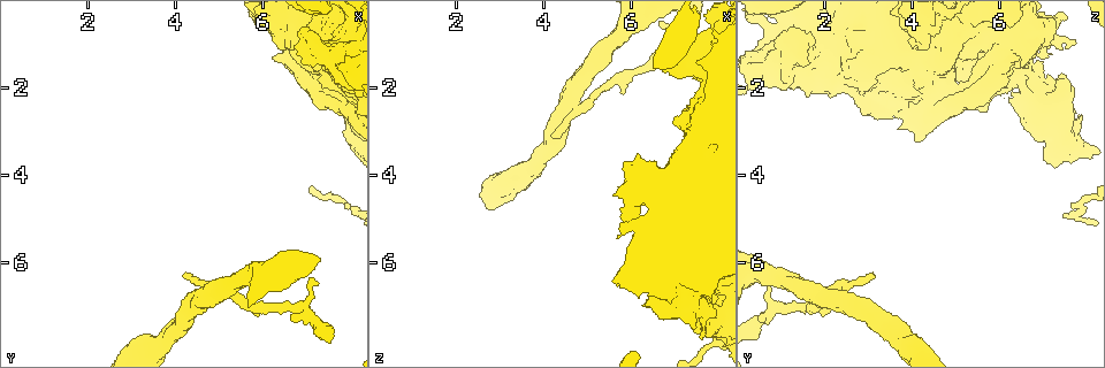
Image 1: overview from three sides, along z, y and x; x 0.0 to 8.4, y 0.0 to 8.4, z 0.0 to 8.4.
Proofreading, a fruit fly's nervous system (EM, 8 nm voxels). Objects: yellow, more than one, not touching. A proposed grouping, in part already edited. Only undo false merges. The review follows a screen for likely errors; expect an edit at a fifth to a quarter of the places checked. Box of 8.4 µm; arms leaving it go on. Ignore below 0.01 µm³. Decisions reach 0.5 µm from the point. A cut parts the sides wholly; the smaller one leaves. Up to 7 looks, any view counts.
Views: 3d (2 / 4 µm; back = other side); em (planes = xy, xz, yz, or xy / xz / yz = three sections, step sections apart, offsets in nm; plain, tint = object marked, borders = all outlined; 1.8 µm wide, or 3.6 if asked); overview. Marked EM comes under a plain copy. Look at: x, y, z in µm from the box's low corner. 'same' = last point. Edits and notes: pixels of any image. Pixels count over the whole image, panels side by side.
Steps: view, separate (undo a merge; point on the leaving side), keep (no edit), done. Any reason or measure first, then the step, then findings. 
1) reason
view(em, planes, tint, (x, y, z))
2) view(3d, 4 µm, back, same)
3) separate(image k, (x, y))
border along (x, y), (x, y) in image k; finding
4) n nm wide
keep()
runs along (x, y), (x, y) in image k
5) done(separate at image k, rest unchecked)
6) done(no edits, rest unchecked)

view(em, 3.6 µm, planes, tint, (8.00, 1.85, 6.50))

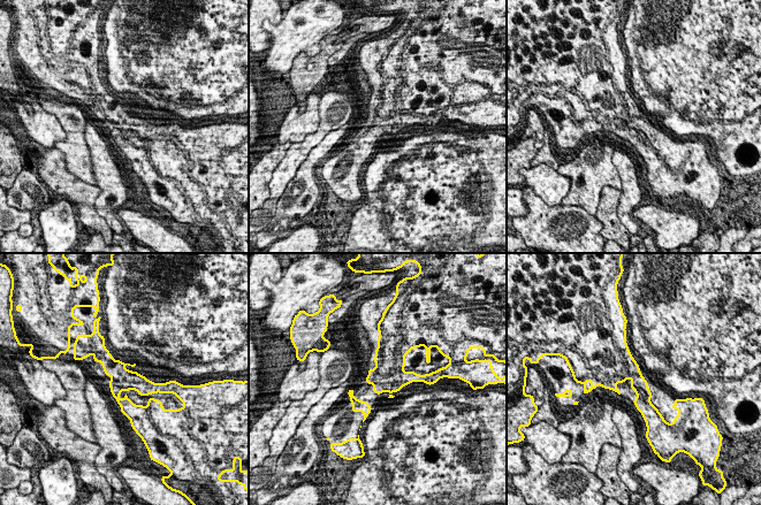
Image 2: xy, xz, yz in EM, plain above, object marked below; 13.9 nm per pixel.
keep()
all the same neuron

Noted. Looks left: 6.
sudden change in width
view(em, 3.6 µm, planes, tint, (7.10, 0.65, 2.80))

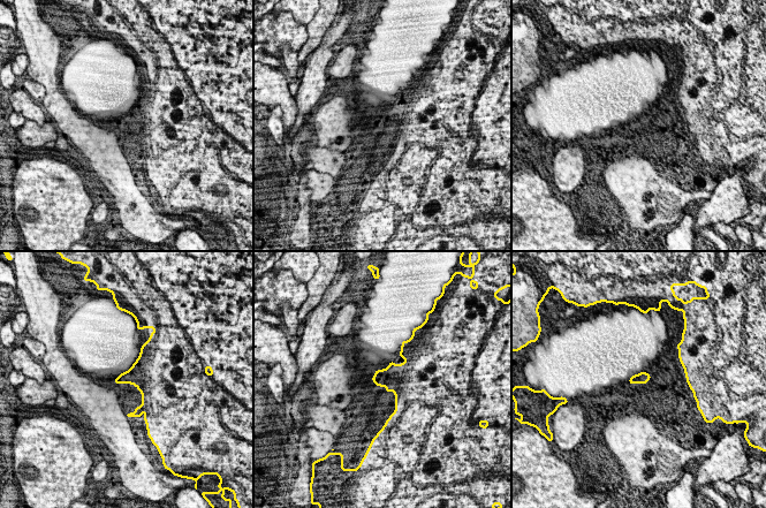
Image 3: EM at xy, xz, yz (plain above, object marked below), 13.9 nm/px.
keep()
one neuron here

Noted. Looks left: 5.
four-way junction
view(3d, 4 µm, (4.65, 6.85, 2.20))

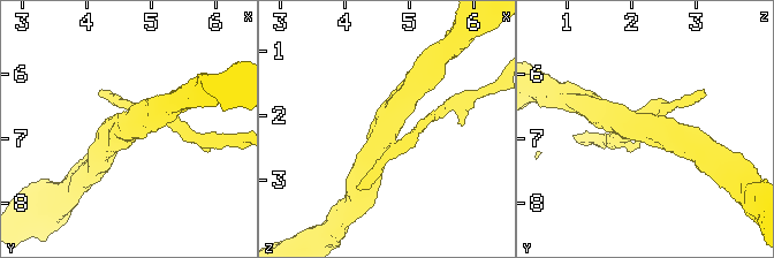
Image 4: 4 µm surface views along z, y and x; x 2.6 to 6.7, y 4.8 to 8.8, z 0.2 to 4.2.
4 arms
view(em, planes, tint, (4.70, 6.80, 2.25))

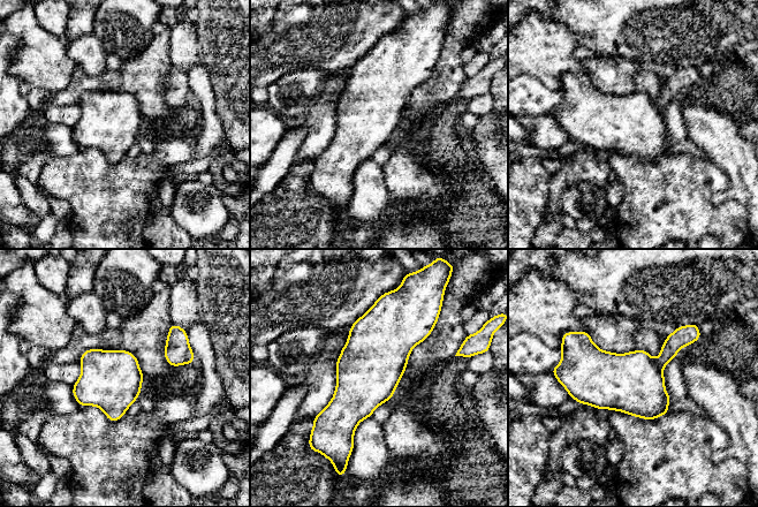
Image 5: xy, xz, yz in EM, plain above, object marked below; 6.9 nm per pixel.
separate(image 5, (680, 338))
a second neuron is stuck on

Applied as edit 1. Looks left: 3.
done(separate at image 5, rest unchecked)

